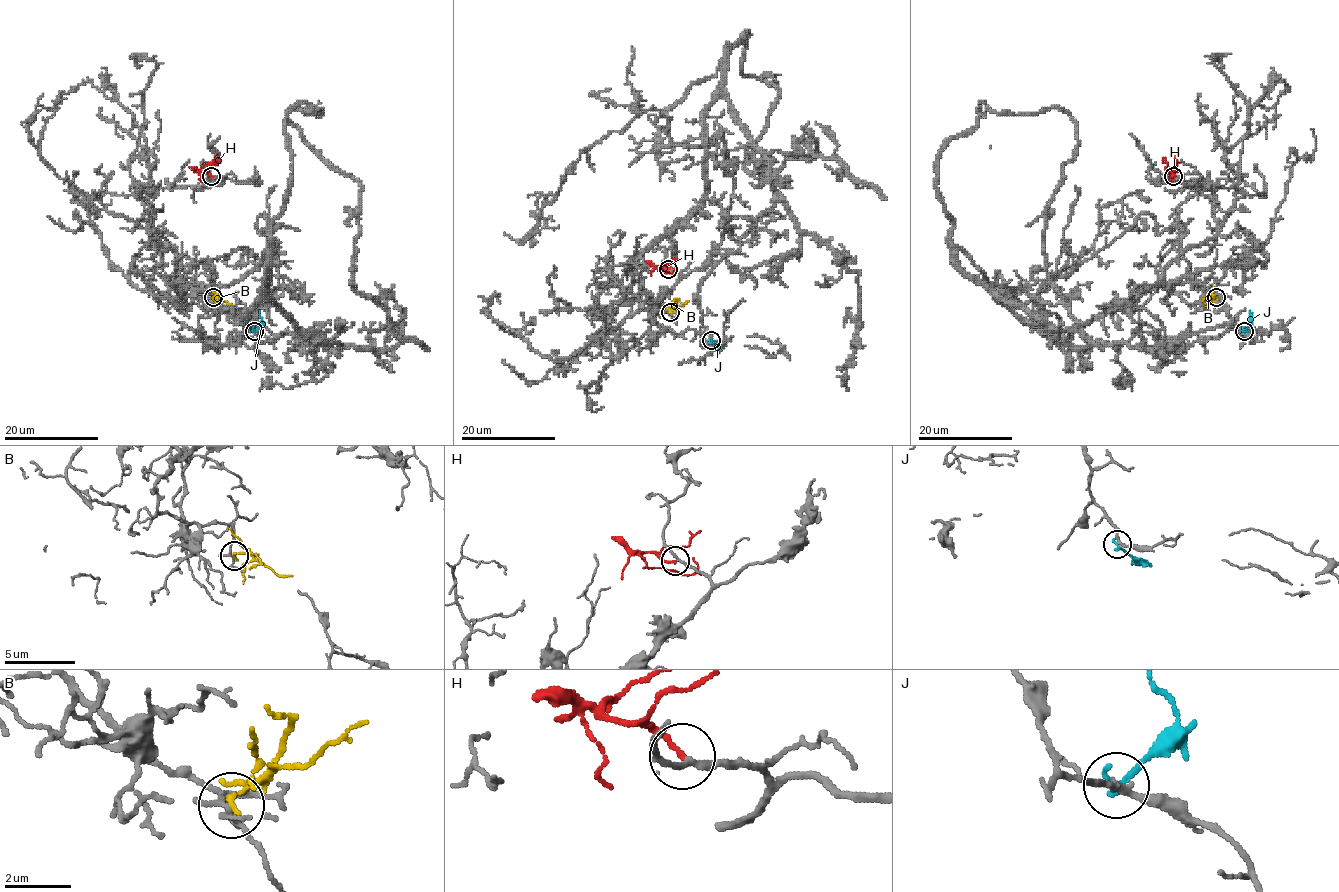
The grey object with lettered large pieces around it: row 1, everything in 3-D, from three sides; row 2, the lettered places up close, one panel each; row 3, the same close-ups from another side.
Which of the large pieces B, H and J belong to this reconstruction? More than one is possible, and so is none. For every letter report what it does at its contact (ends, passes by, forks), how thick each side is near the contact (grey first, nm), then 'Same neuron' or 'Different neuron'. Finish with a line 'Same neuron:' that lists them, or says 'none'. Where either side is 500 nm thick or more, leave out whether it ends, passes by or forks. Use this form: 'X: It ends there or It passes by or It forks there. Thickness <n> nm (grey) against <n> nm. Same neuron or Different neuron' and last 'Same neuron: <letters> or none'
B: It ends there. Thickness 150 nm (grey) against 170 nm. Different neuron
H: It ends there. Thickness 170 nm (grey) against 170 nm. Same neuron
J: It ends there. Thickness 190 nm (grey) against 240 nm. Different neuron
Same neuron: H

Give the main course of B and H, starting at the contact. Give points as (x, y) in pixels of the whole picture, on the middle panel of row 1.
B: (670, 312), (689, 300)
H: (668, 268), (657, 268), (673, 273), (673, 267)

